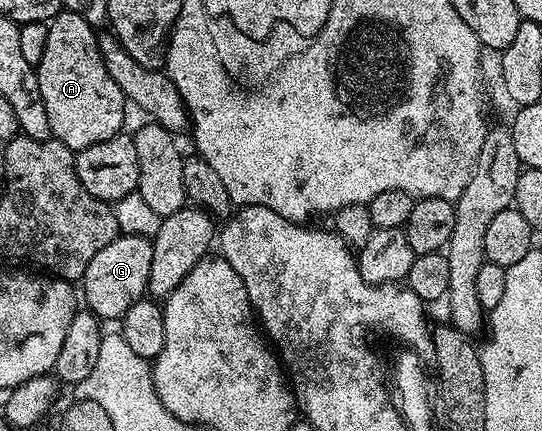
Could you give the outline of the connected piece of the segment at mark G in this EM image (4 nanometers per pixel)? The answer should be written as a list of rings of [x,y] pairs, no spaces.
[[[120,234],[104,250],[98,251],[96,258],[88,262],[80,281],[80,296],[86,299],[85,307],[99,320],[117,321],[126,313],[128,306],[147,295],[152,270],[153,243],[145,236]]]

